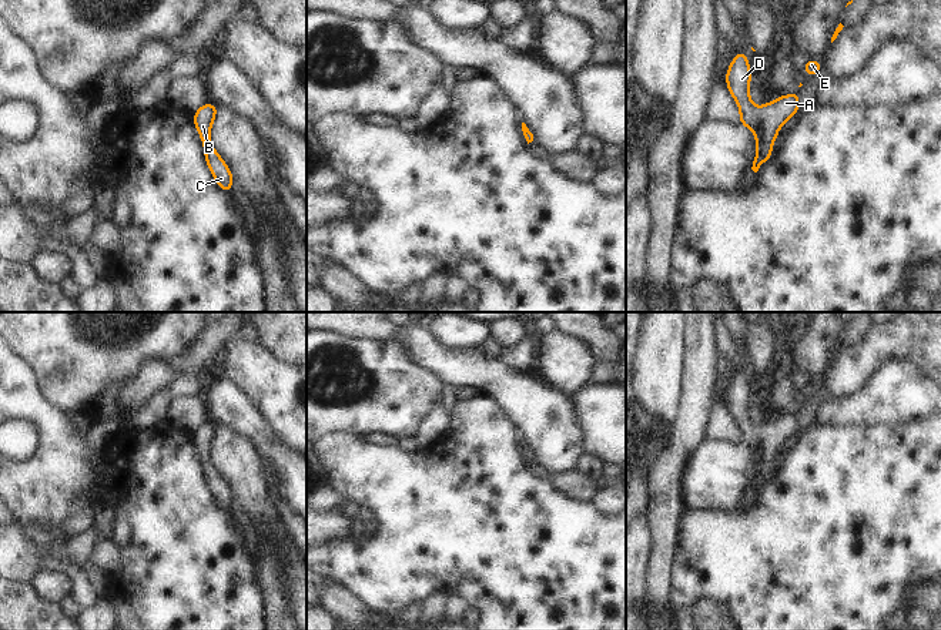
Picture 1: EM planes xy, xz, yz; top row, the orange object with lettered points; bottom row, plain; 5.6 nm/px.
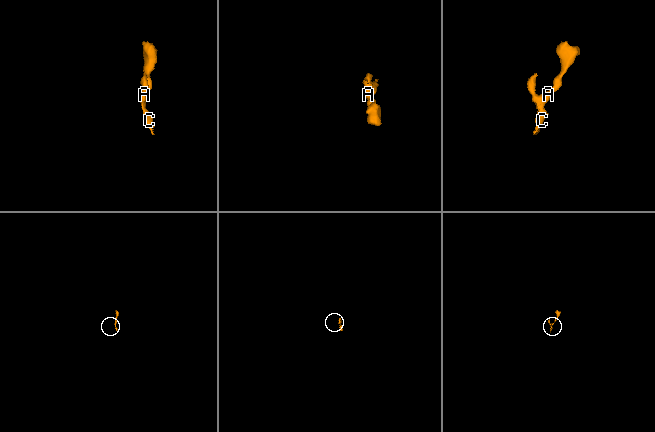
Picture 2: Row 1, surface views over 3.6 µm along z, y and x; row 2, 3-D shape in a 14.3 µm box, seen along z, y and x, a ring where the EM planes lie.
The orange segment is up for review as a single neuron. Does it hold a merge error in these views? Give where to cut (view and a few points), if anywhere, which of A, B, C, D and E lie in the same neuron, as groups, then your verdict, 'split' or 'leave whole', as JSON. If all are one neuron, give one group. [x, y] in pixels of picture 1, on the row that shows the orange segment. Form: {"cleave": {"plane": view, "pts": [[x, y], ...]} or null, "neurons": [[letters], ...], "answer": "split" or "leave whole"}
{"cleave": null, "neurons": [["A", "B", "C", "D", "E"]], "answer": "leave whole"}

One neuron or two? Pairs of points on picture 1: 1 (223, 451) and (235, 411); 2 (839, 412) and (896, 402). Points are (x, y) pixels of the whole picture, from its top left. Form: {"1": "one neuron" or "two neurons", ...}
{"1": "two neurons", "2": "one neuron"}

